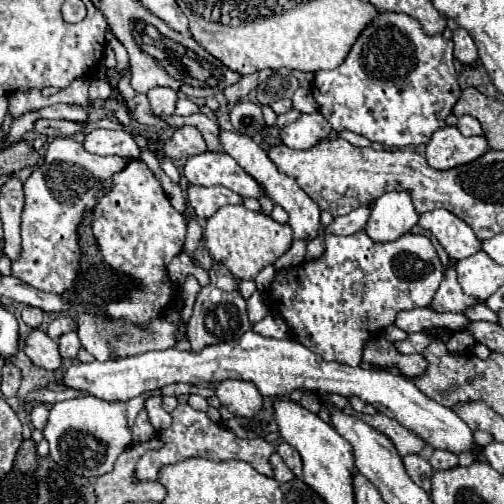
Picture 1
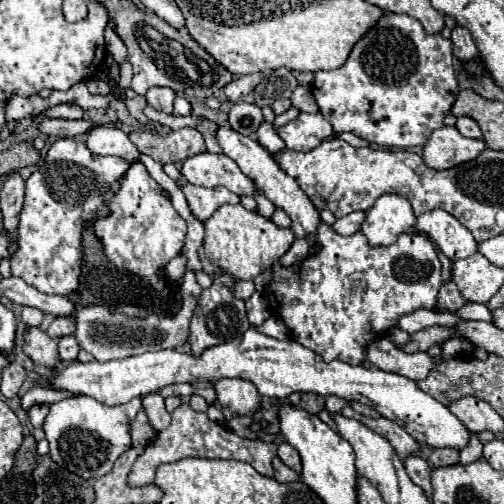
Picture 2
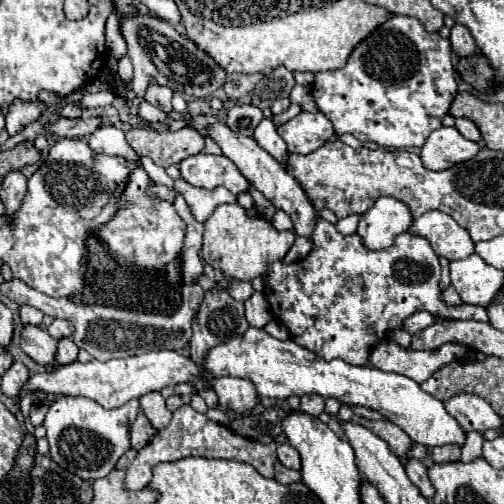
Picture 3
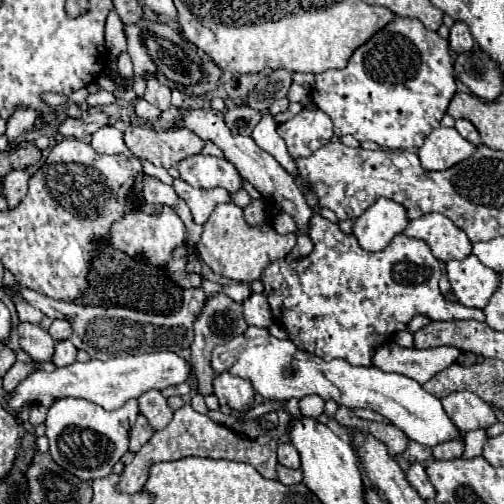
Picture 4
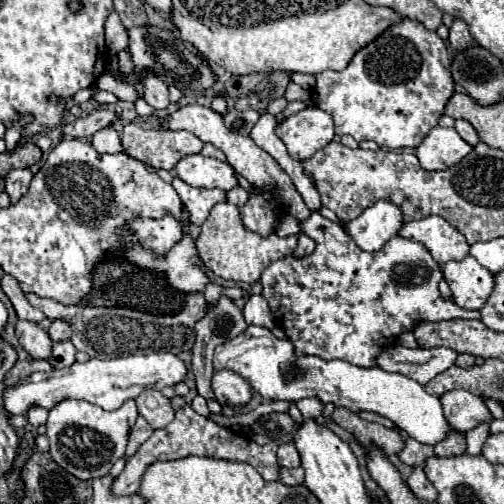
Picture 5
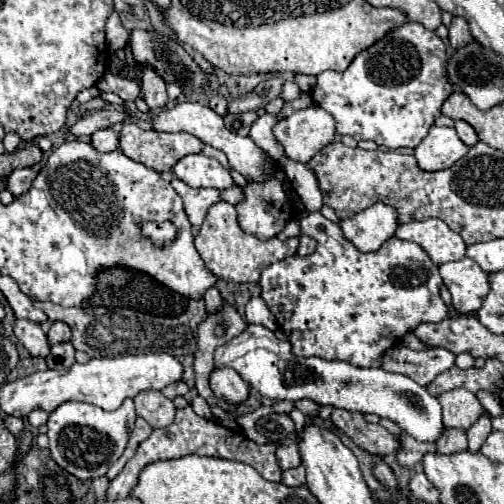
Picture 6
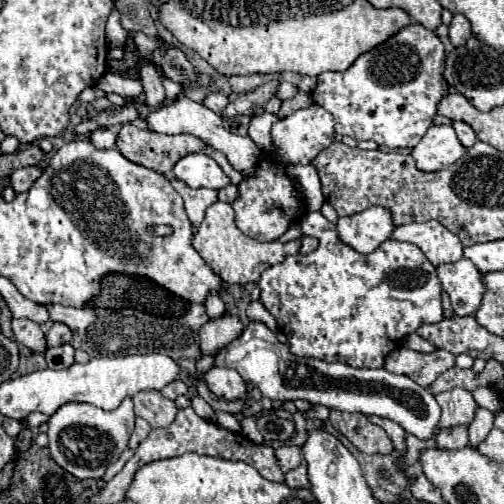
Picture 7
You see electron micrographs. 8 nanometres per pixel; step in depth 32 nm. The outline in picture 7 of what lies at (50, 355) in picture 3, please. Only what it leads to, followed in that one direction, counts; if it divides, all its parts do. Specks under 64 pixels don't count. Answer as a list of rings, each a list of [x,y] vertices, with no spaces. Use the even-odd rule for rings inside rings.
[[[12,320],[12,330],[18,342],[22,342],[30,352],[44,354],[46,352],[46,340],[40,326],[32,320]]]

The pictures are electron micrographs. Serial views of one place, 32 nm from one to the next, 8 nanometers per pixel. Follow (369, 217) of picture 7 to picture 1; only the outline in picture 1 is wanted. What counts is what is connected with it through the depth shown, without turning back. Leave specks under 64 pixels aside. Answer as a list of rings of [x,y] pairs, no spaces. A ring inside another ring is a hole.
[[[408,190],[386,192],[376,200],[364,230],[374,242],[392,242],[410,232],[418,224],[418,218]]]

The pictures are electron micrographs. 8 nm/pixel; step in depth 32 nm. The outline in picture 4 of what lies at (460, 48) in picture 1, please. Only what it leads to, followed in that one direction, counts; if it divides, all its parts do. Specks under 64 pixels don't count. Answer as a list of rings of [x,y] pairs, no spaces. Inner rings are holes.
[[[454,22],[454,26],[450,28],[450,48],[456,54],[464,54],[464,52],[472,52],[474,50],[474,38],[468,30],[466,24],[462,22]]]

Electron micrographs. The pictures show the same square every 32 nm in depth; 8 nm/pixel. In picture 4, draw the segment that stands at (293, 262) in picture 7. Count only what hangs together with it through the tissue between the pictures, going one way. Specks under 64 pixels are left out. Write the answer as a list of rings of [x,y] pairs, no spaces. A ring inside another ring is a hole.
[[[320,214],[310,220],[310,238],[314,250],[306,258],[272,262],[262,274],[264,296],[268,298],[274,320],[282,324],[288,338],[306,352],[324,360],[342,358],[354,366],[372,366],[374,350],[388,342],[390,334],[394,336],[396,332],[406,330],[406,324],[418,314],[426,314],[432,320],[484,320],[480,308],[464,308],[462,304],[444,300],[438,290],[440,262],[432,256],[432,250],[424,240],[398,234],[384,250],[366,252],[360,248],[356,236],[340,232],[338,224],[328,222]]]

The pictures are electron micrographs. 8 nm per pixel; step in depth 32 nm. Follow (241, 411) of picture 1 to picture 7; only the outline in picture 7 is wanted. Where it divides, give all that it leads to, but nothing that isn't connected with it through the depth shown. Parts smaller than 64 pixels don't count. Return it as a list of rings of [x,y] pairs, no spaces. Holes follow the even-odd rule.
[[[214,366],[202,376],[212,394],[224,400],[244,400],[246,398],[246,382],[242,376],[232,368],[218,368]]]

